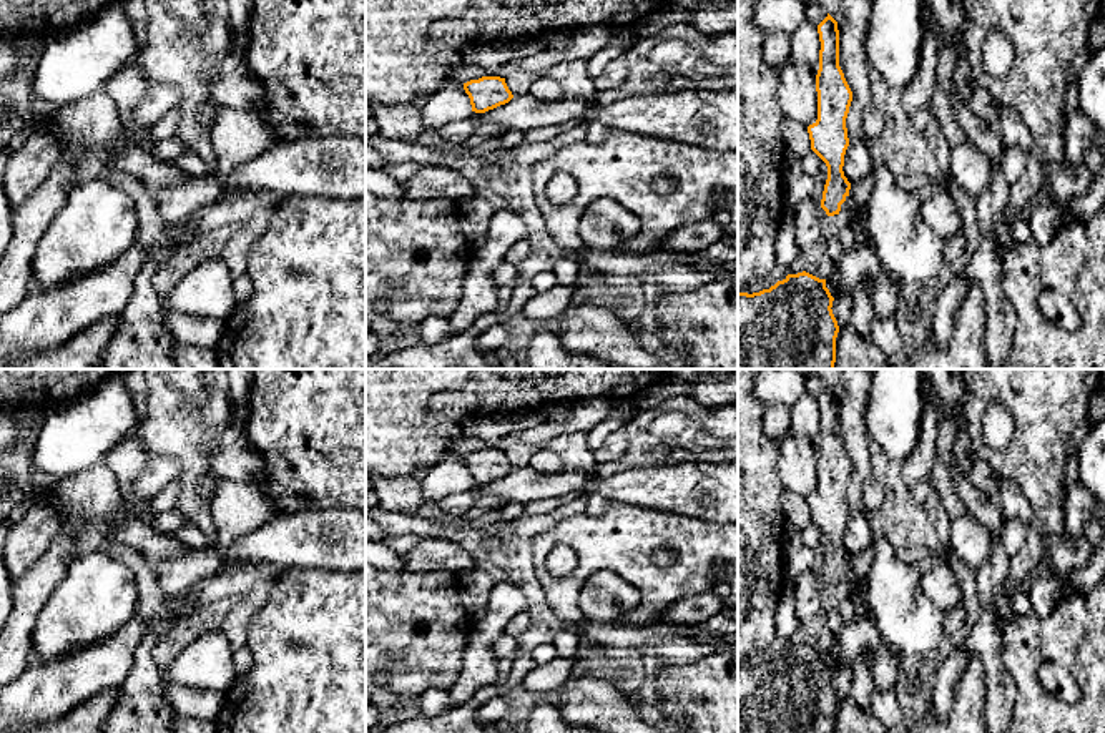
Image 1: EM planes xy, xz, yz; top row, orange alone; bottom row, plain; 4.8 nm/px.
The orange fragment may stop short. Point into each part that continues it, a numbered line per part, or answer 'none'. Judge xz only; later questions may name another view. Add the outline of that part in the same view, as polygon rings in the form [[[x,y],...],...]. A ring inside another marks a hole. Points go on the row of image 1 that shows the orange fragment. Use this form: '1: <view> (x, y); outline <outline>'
none

